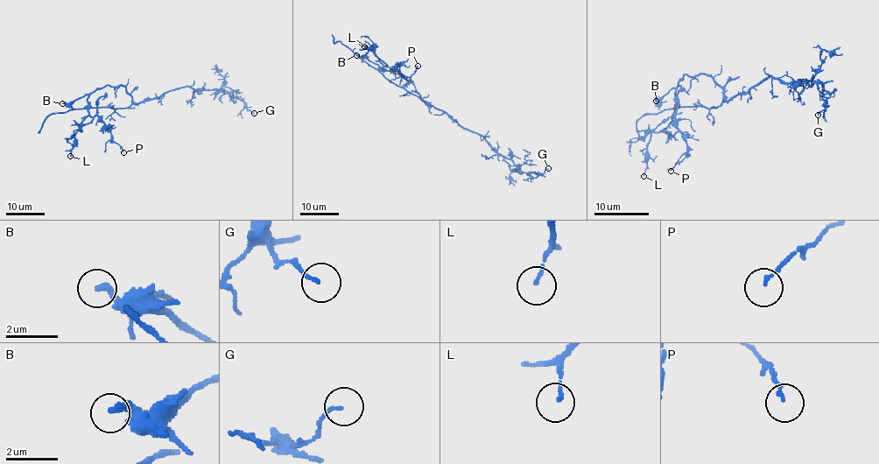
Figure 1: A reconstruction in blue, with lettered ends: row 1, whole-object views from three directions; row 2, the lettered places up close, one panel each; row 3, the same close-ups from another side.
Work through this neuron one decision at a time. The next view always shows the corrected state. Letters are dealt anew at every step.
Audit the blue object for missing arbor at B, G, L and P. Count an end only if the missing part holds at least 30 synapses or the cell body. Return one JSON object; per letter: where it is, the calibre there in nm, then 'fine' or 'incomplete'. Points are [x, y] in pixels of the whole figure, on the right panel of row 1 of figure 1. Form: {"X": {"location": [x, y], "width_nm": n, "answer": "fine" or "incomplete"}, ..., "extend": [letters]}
{"B": {"location": [656, 101], "width_nm": 240, "answer": "fine"}, "G": {"location": [818, 115], "width_nm": 120, "answer": "fine"}, "L": {"location": [643, 176], "width_nm": 110, "answer": "fine"}, "P": {"location": [671, 171], "width_nm": 110, "answer": "fine"}, "extend": []}

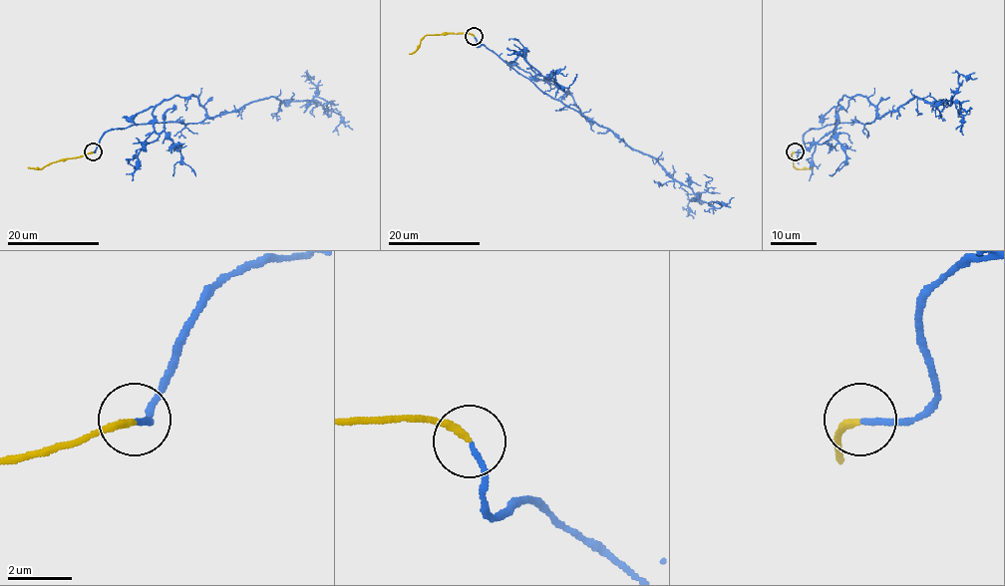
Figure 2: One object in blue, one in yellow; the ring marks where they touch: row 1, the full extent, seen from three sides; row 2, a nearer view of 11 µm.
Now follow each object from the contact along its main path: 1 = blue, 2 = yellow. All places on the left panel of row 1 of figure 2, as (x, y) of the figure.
1: (93, 151), (111, 130), (159, 123), (198, 124), (268, 97), (283, 102), (317, 101), (337, 112), (353, 130)
2: (93, 151), (61, 158), (39, 169), (27, 166)

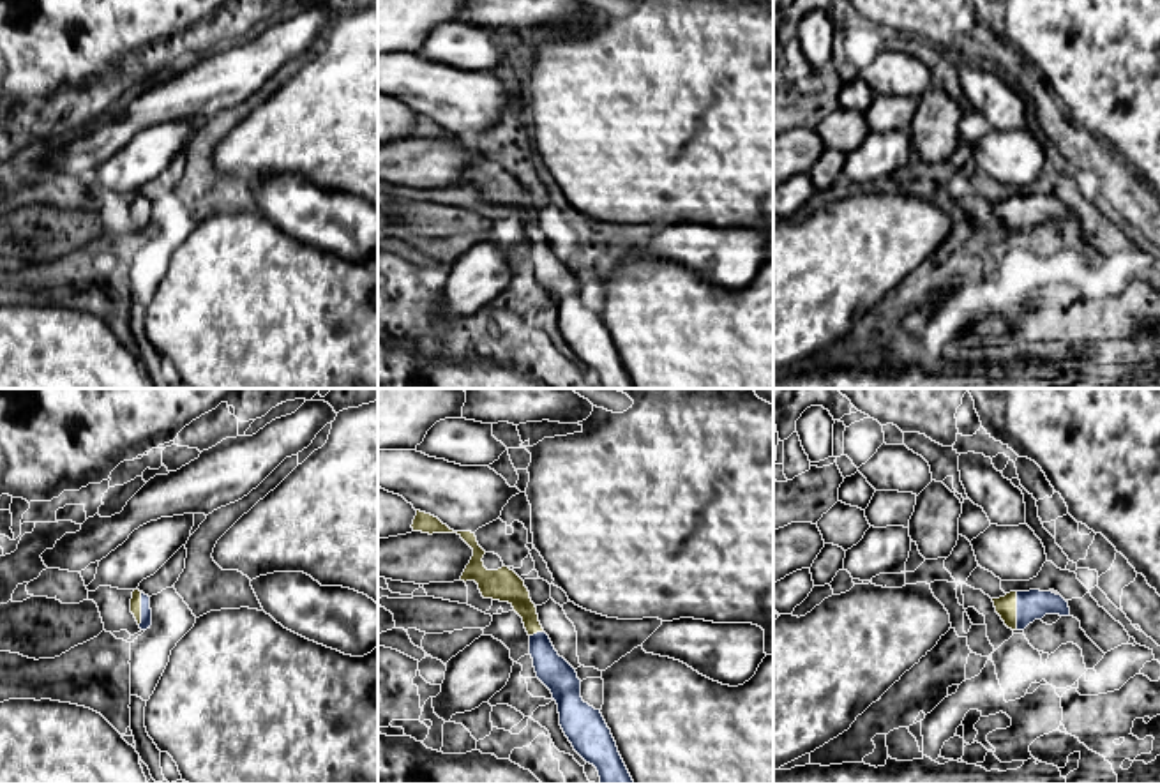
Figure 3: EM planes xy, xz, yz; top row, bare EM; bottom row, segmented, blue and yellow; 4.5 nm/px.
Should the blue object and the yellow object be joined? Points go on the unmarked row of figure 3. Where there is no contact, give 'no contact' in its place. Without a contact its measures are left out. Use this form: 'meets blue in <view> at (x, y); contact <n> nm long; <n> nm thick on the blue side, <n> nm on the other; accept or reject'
meets blue in yz at (1017, 216); contact 180 nm long; 140 nm thick on the blue side, 100 nm on the other; accept

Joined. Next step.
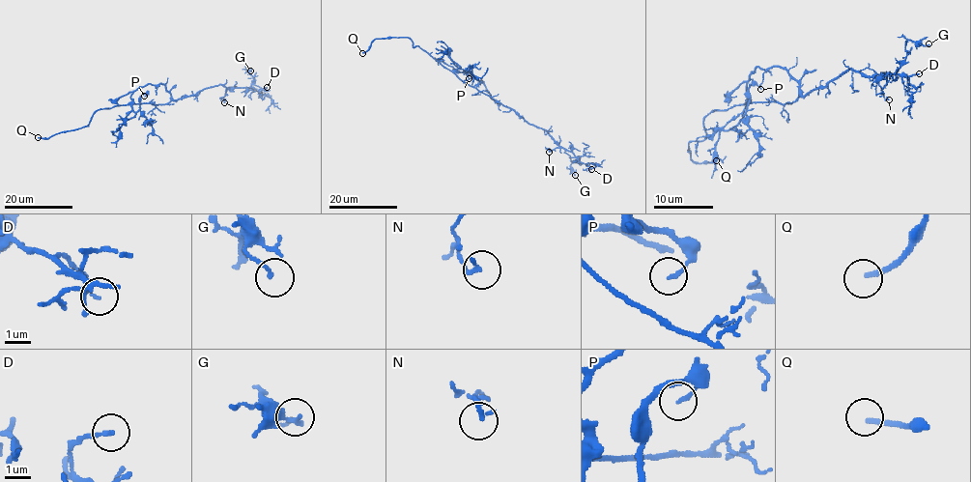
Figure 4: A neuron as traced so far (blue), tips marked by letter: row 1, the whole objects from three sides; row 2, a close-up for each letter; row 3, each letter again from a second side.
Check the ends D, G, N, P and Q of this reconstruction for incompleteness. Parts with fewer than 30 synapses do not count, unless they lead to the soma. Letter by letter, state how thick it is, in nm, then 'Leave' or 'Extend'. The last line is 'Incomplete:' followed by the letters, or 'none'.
D: Thickness 150 nm. Leave
G: Thickness 130 nm. Leave
N: Thickness 160 nm. Leave
P: Thickness 140 nm. Leave
Q: Thickness 180 nm. Extend
Incomplete: Q

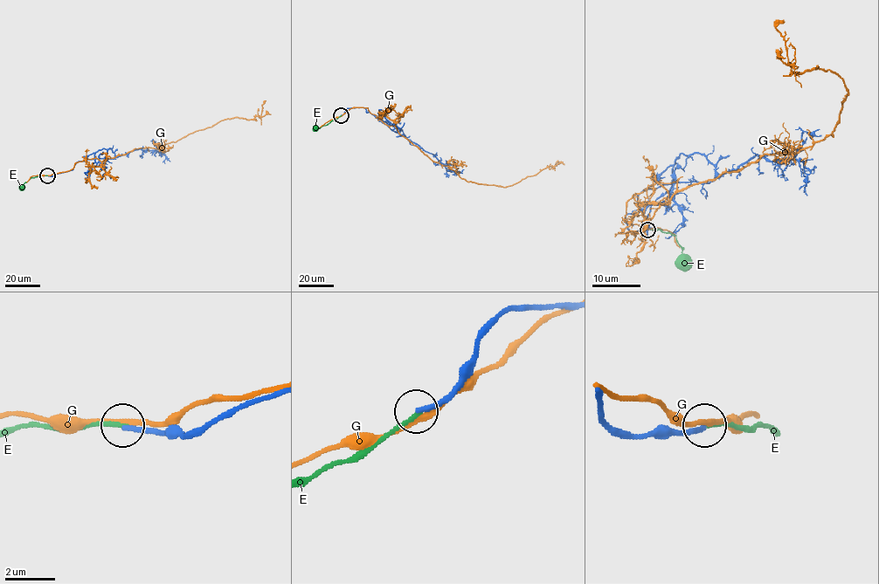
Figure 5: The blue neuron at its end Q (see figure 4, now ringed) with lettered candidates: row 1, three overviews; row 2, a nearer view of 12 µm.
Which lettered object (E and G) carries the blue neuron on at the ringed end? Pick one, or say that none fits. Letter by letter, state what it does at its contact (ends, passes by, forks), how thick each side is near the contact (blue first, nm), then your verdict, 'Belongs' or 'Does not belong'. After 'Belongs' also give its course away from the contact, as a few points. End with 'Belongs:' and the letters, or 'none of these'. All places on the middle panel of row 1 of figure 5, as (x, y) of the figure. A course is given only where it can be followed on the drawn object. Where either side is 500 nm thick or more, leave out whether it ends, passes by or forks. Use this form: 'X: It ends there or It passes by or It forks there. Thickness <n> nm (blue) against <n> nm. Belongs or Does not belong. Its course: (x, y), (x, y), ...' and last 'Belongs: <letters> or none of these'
E: It ends there. Thickness 200 nm (blue) against 160 nm. Does not belong
G: It passes by. Thickness 280 nm (blue) against 200 nm. Does not belong
Belongs: none of these

